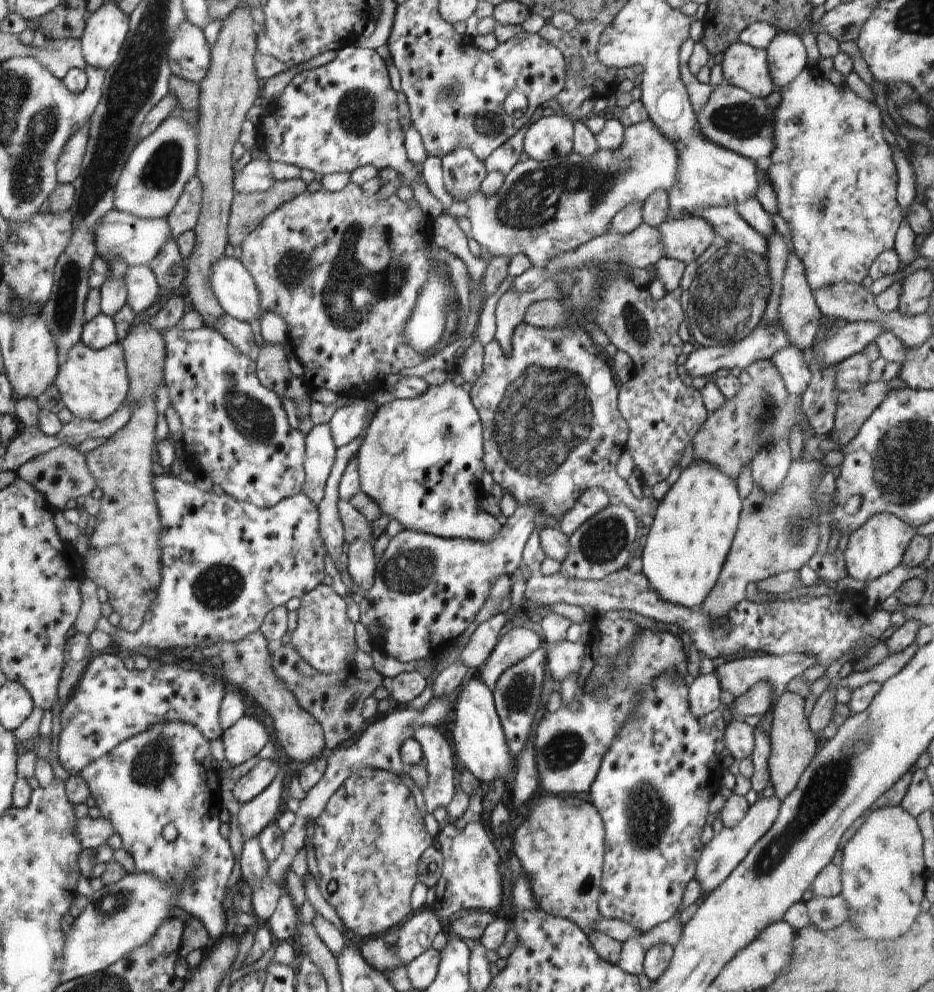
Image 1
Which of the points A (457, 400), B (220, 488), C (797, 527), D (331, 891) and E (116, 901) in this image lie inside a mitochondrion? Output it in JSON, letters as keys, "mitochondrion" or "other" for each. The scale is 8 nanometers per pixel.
{"A":"other","B":"other","C":"mitochondrion","D":"other","E":"mitochondrion"}

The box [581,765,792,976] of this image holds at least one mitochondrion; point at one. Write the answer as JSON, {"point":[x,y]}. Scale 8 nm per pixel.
{"point":[647,809]}

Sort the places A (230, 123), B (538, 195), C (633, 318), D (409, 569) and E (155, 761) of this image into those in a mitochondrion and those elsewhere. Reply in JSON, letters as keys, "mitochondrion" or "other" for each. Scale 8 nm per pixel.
{"A":"other","B":"mitochondrion","C":"mitochondrion","D":"mitochondrion","E":"mitochondrion"}

